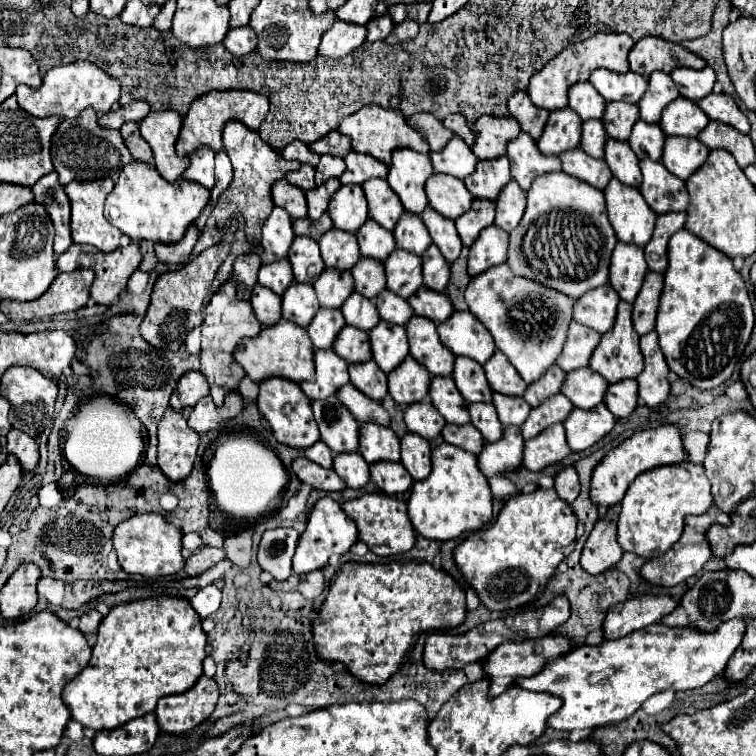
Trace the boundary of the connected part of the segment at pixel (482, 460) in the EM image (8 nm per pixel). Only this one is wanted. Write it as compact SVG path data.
M504 427L498 441L484 445L478 455L478 469L486 477L516 469L522 463L522 445L524 437L520 435L520 427Z

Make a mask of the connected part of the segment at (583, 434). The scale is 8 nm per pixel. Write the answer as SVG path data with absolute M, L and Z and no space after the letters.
M604 403L594 409L572 409L564 421L566 441L572 451L584 451L602 439L616 423L616 417L604 407Z

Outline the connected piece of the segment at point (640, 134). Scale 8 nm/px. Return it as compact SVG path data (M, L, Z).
M640 119L636 123L636 127L632 129L628 143L630 143L630 147L638 159L660 161L664 139L666 139L666 135L658 123L646 123Z

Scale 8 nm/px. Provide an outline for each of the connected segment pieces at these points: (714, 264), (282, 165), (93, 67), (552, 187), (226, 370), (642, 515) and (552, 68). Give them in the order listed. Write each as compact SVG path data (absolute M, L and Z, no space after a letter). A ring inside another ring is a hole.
M688 229L676 231L668 243L668 269L664 271L664 287L658 305L656 317L656 333L660 349L666 357L670 371L674 371L680 379L688 381L698 389L716 389L724 381L728 381L734 373L736 363L742 357L742 351L750 339L754 327L754 311L750 303L750 295L742 275L734 269L732 259L722 251L710 247L700 237L692 235Z
M228 121L224 127L224 149L226 155L232 161L234 167L234 177L232 183L228 185L228 189L218 197L216 205L214 205L214 217L216 217L216 225L224 227L224 221L228 219L228 215L240 211L246 219L246 237L248 241L252 239L260 239L260 229L264 225L264 221L268 219L268 215L272 213L274 201L272 201L272 185L286 177L288 171L296 171L296 167L300 167L298 161L286 161L282 159L282 155L272 149L264 139L260 139L258 131L250 131L244 123L240 121Z
M74 61L70 65L52 67L44 75L42 85L38 89L30 89L28 85L20 85L16 89L16 97L18 97L18 105L34 117L58 115L58 117L68 117L70 119L70 117L76 117L86 107L92 107L98 115L102 115L102 113L108 113L114 107L114 103L118 101L120 83L116 83L116 79L112 79L112 75L108 75L96 63Z
M564 171L546 173L536 177L528 189L524 217L516 231L510 231L506 265L518 277L526 277L530 281L548 279L548 283L552 283L550 289L564 293L570 299L578 299L586 291L608 283L608 267L614 245L616 235L606 217L602 191ZM552 247L556 247L558 257L552 255Z
M230 277L210 299L210 303L204 307L204 323L202 323L202 353L200 353L200 371L206 375L208 385L210 385L210 395L220 407L224 403L224 395L228 391L238 389L240 379L246 375L244 369L232 359L232 351L238 345L242 337L256 337L258 331L262 329L260 321L256 319L250 301L242 301L236 295L236 281Z
M682 461L676 465L650 469L634 479L622 499L622 511L618 519L618 543L624 551L630 551L644 559L654 559L666 553L680 539L686 515L700 515L710 505L710 481L702 465Z
M596 33L596 35L588 37L586 41L568 45L554 59L550 59L542 71L538 71L536 75L530 77L530 85L528 85L530 101L548 111L562 109L568 105L568 95L566 95L568 89L578 81L586 81L594 69L604 67L604 69L610 69L616 73L628 73L630 71L628 53L630 53L632 45L634 45L634 41L626 33Z

